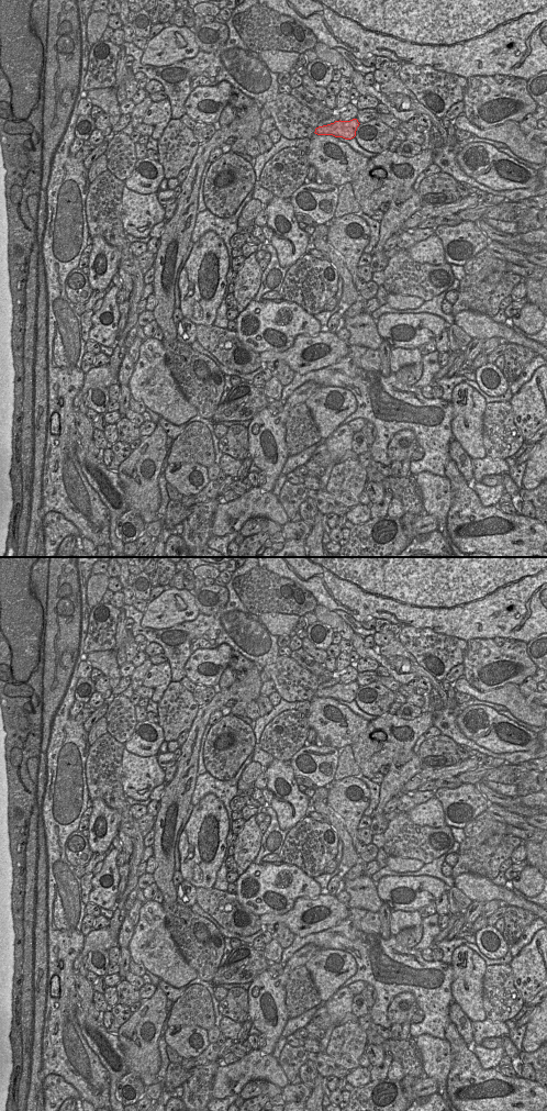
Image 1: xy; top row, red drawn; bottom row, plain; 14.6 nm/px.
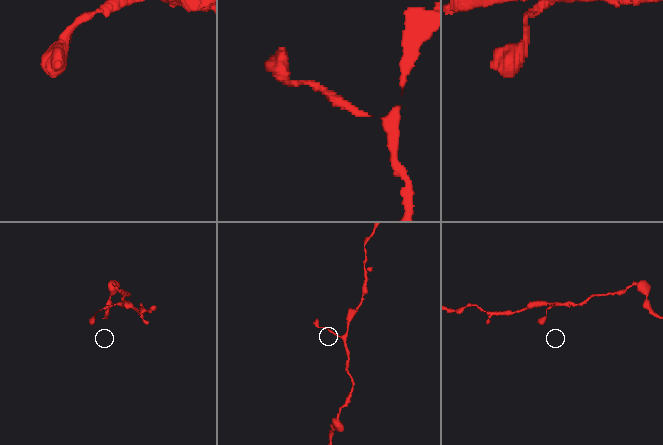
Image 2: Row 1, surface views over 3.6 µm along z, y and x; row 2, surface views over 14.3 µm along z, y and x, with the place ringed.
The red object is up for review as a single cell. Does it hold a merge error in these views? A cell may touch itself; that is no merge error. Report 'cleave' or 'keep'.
keep

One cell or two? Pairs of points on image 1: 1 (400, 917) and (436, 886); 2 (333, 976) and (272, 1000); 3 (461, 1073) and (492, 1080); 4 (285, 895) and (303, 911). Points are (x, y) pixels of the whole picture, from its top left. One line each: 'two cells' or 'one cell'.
1: two cells
2: two cells
3: one cell
4: two cells

